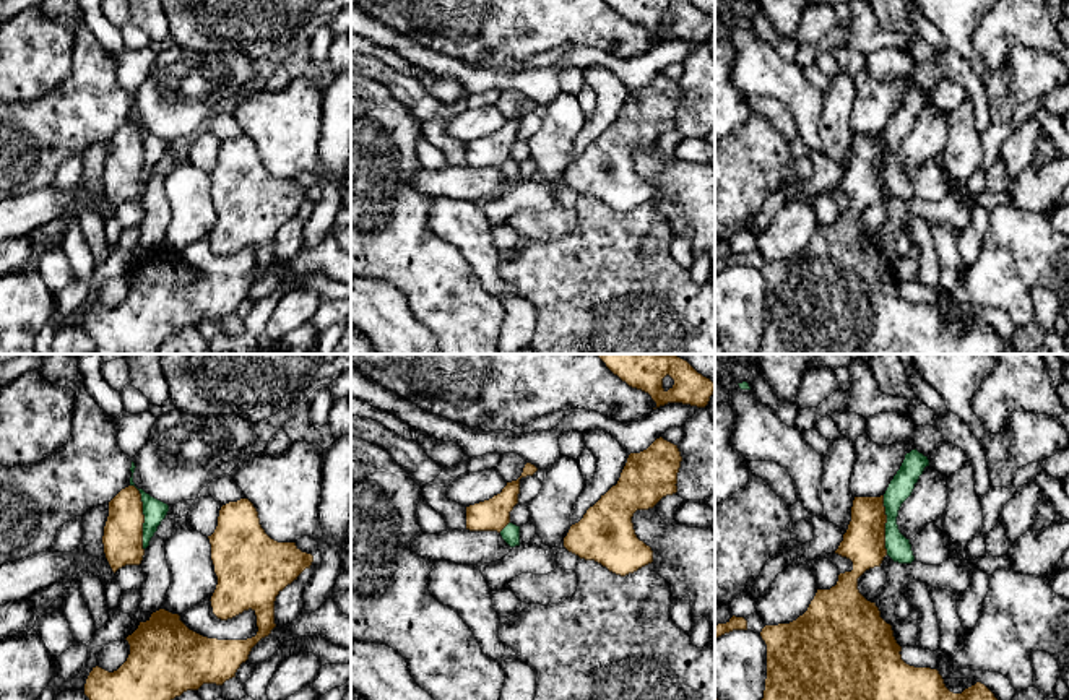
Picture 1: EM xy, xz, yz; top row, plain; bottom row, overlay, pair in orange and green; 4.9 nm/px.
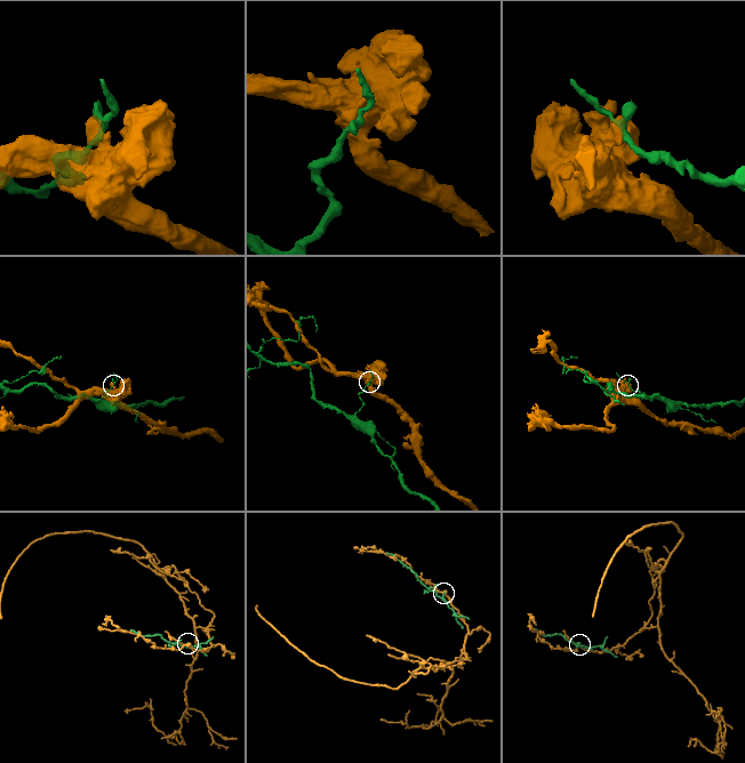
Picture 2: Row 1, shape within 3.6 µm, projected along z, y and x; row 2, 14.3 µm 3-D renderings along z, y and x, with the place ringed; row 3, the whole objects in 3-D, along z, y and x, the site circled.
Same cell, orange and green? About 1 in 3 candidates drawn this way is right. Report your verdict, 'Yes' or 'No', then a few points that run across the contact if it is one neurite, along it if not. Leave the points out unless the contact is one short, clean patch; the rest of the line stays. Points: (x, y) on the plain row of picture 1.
No. Line: xy (130, 120), (140, 130), (143, 185)

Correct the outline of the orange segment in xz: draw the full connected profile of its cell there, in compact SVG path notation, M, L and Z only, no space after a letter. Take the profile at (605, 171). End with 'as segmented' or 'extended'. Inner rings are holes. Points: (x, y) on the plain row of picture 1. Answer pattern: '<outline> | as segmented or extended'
M663 73L640 89L630 89L617 120L570 162L564 184L621 213L651 200L653 187L637 174L632 153L677 128L681 97L677 81Z | as segmented

